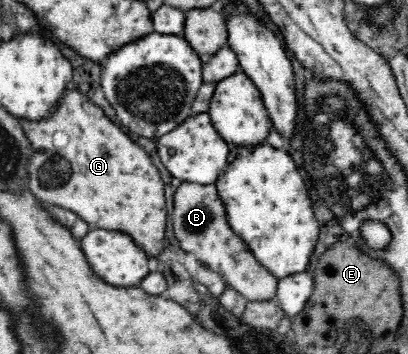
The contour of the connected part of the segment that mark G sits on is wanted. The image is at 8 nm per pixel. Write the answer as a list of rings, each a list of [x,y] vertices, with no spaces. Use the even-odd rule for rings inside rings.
[[[76,87],[68,89],[61,97],[53,114],[40,121],[21,120],[22,127],[32,143],[33,156],[29,159],[30,192],[34,197],[54,203],[74,212],[82,221],[98,229],[114,229],[130,235],[148,257],[158,259],[165,248],[167,228],[164,183],[150,155],[138,147],[128,134],[123,133],[104,114],[100,107],[90,103]]]

